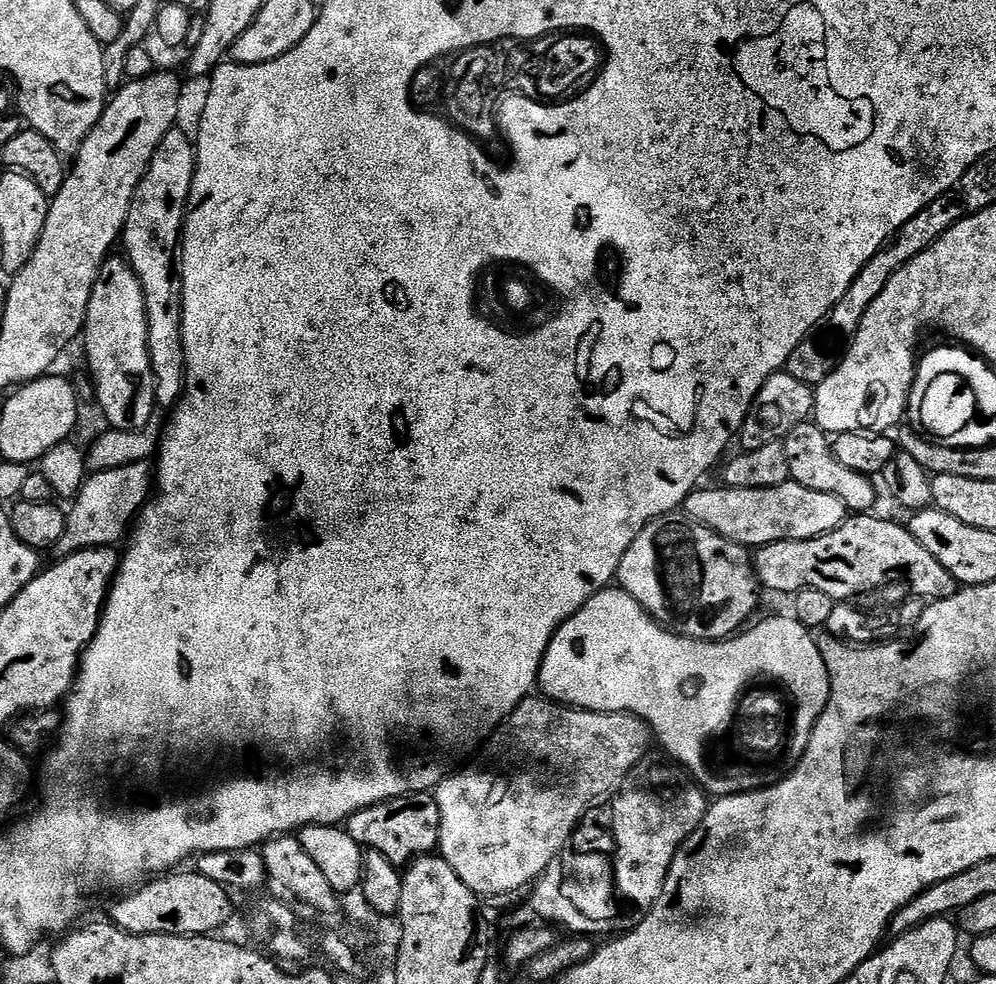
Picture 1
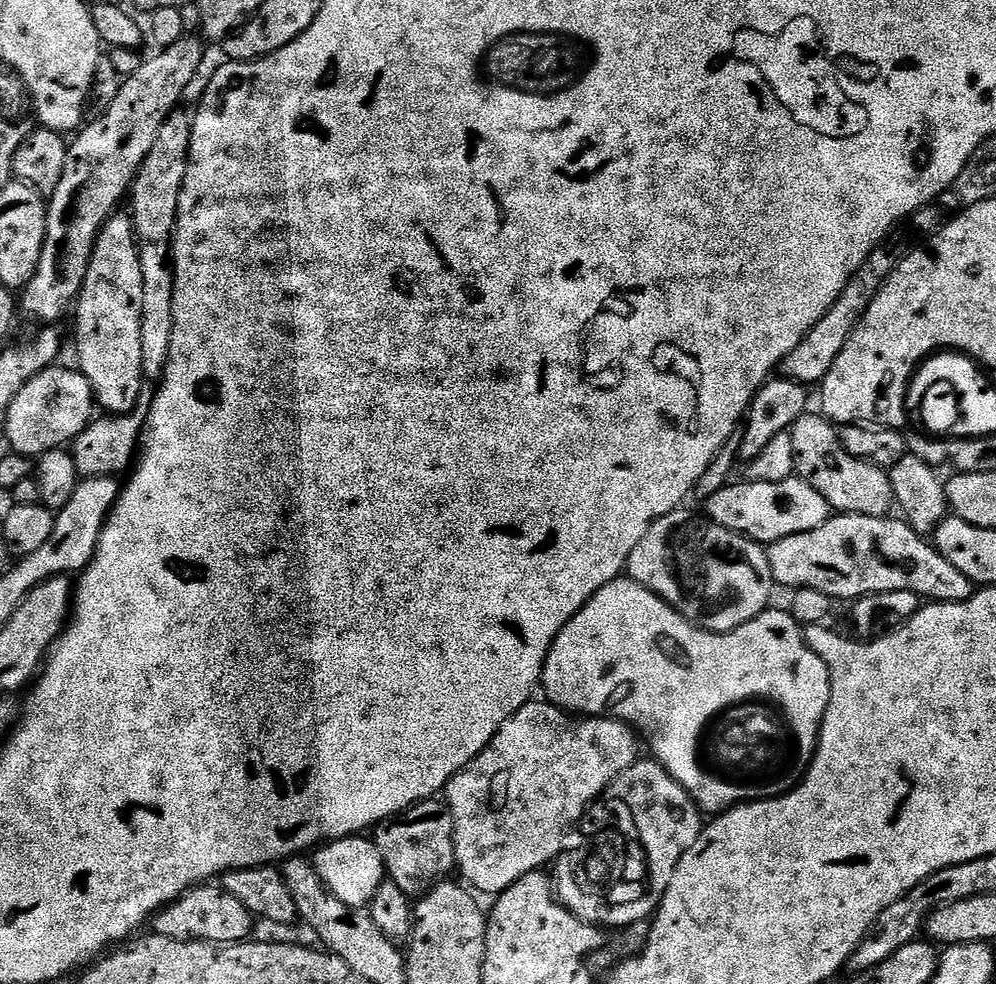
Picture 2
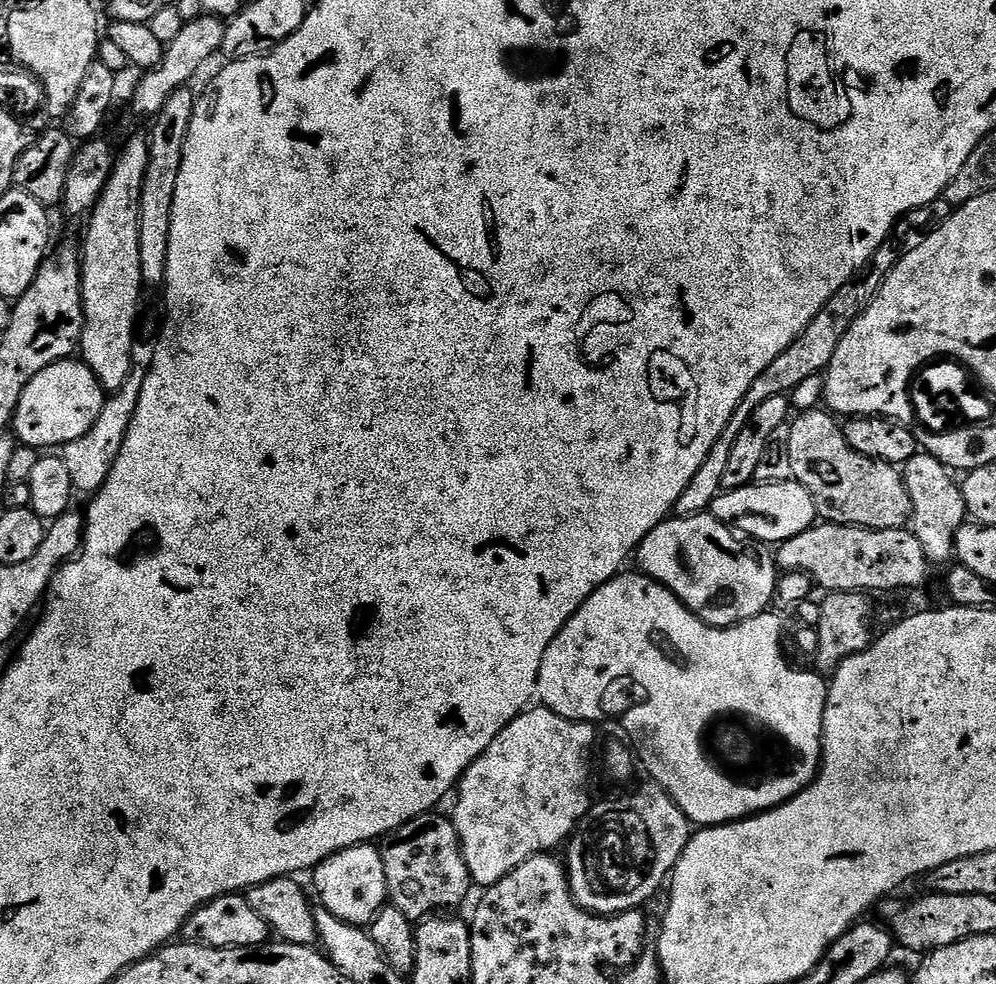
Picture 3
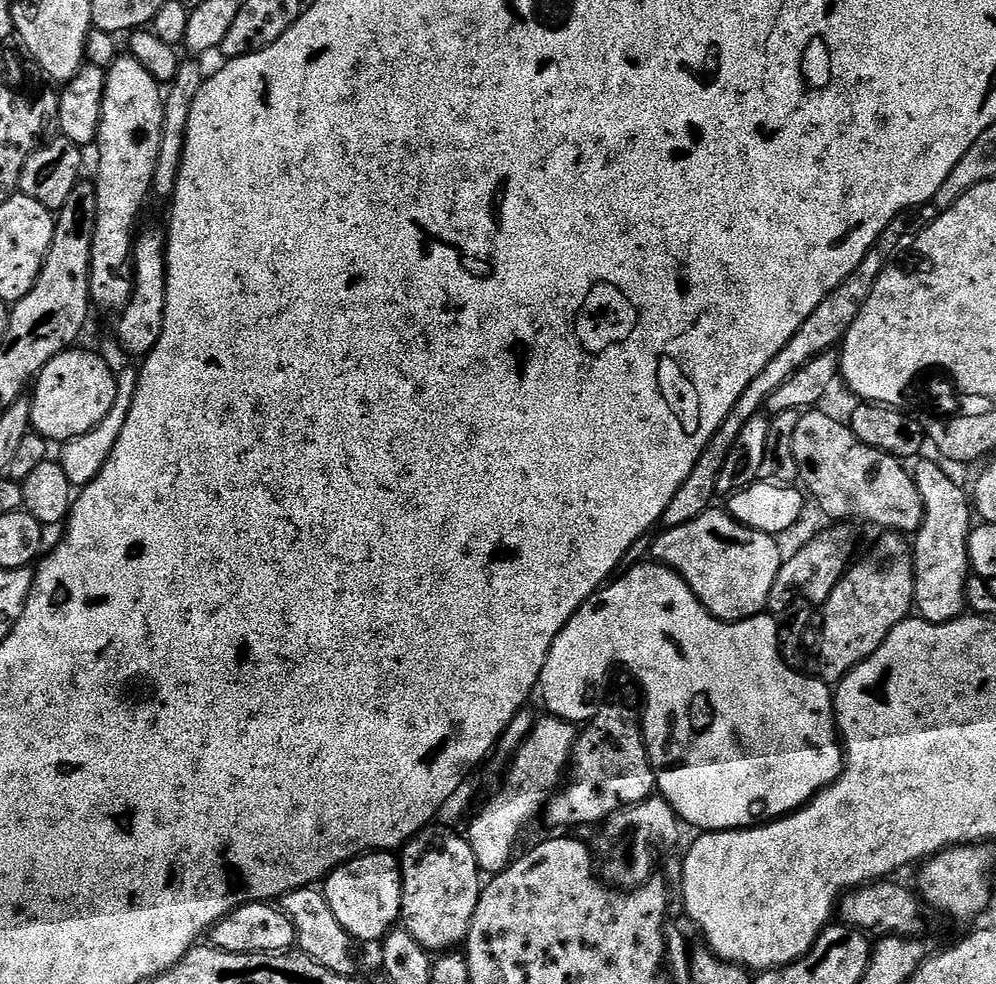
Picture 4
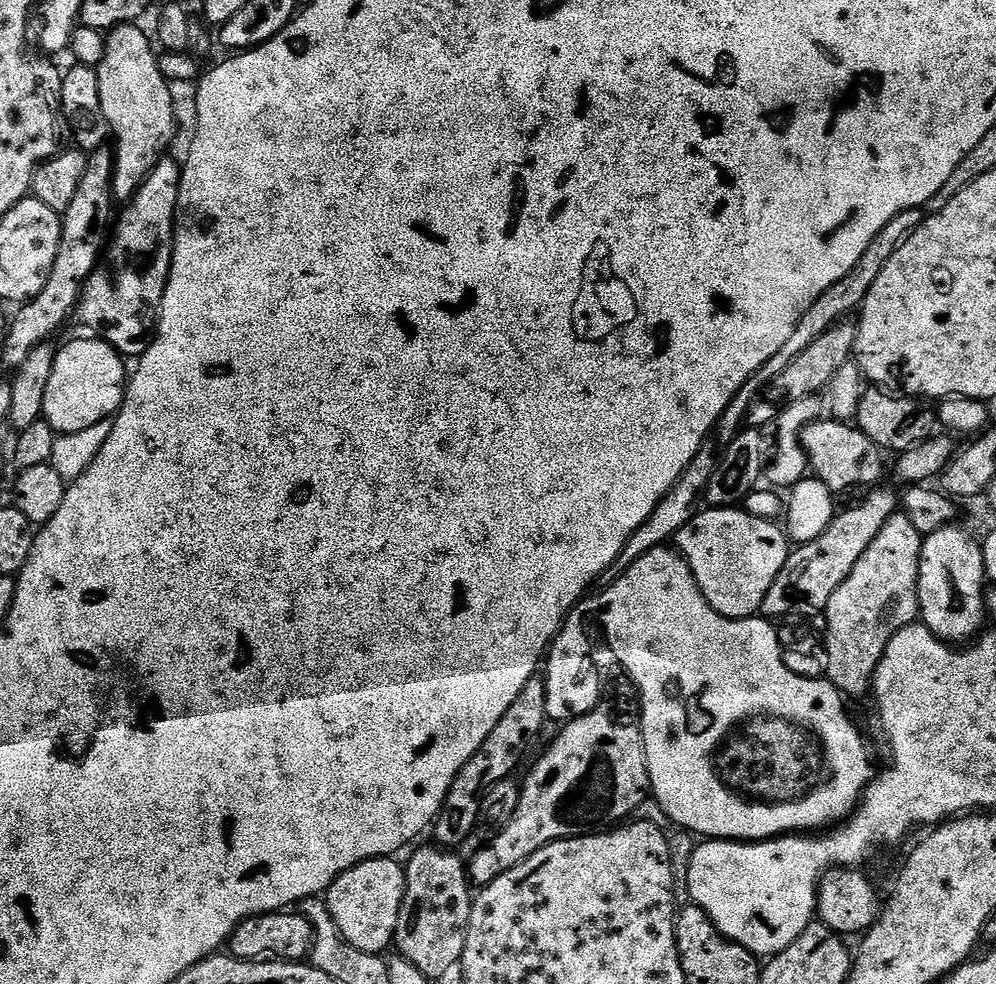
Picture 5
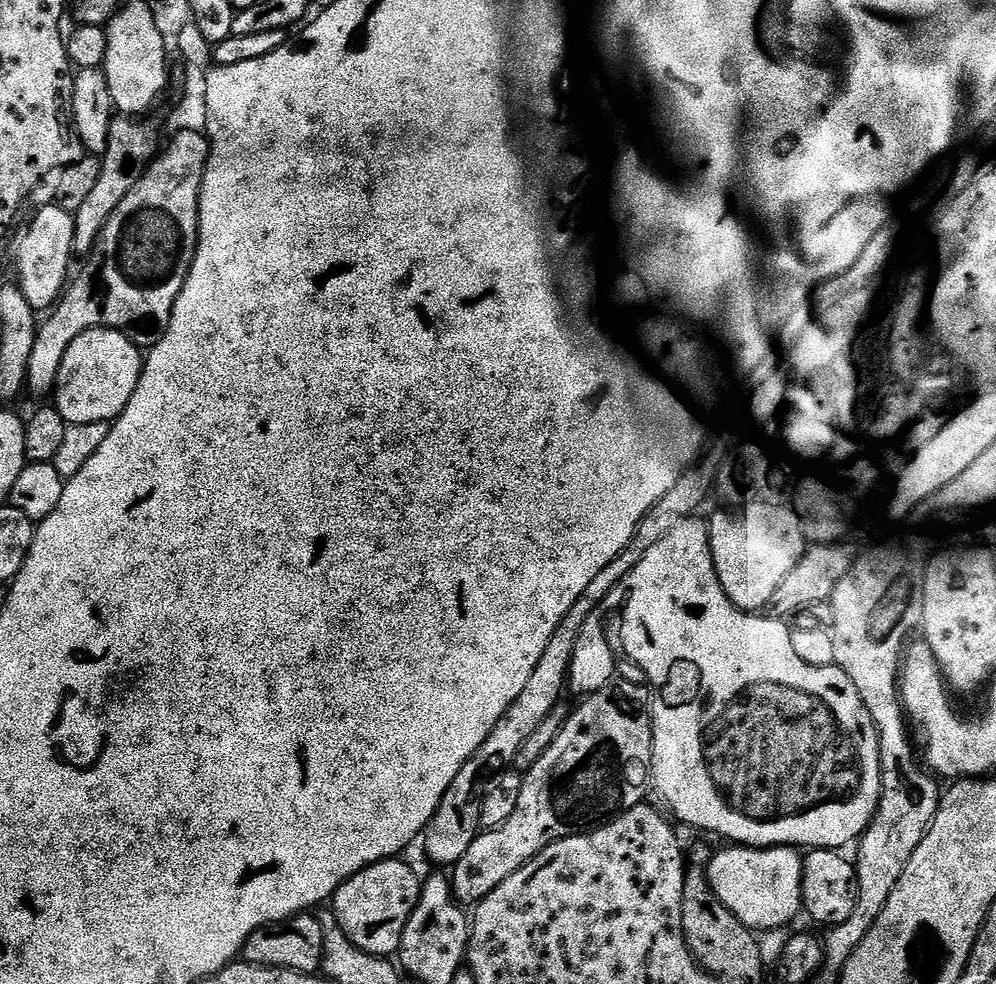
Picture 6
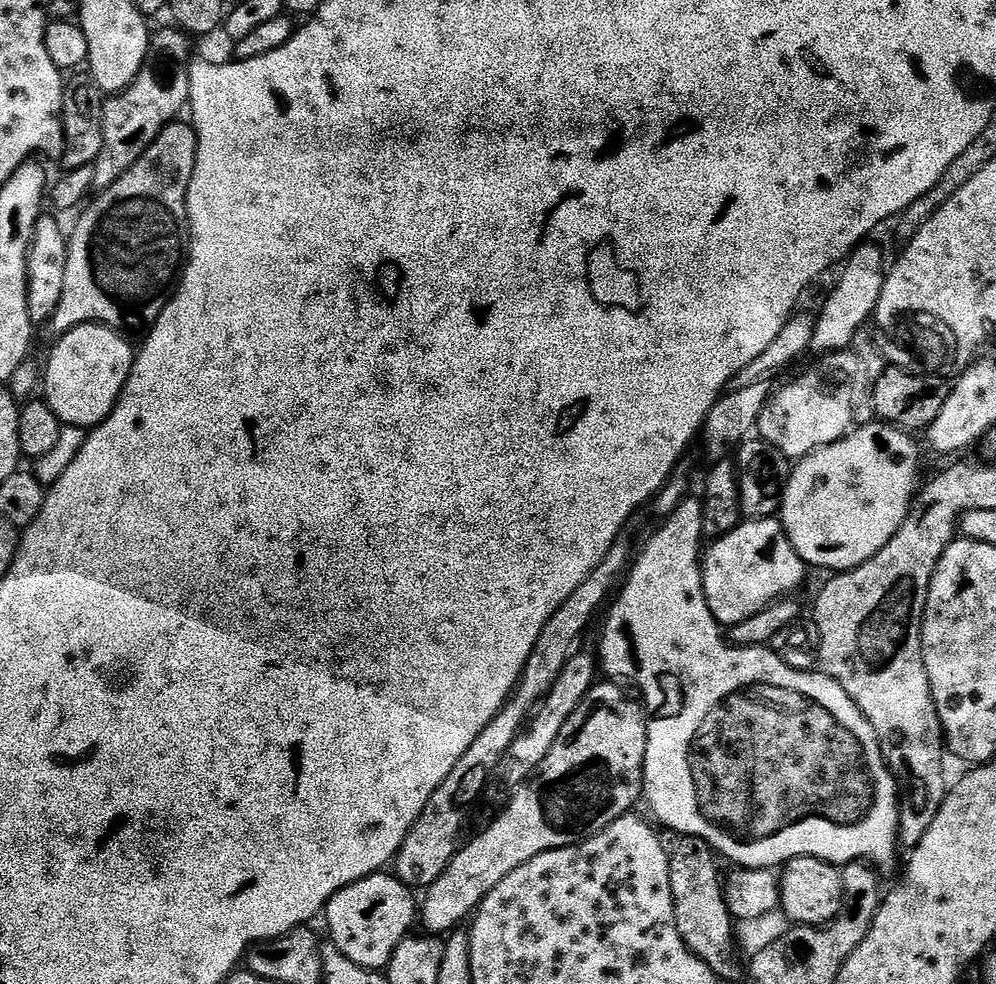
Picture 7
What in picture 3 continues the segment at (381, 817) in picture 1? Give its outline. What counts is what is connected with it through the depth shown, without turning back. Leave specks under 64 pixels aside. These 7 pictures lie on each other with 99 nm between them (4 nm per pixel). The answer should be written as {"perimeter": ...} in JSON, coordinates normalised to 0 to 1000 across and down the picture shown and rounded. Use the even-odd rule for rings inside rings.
{"perimeter":[[[437,824],[429,825],[427,829],[416,831],[408,835],[396,846],[391,846],[385,855],[382,867],[384,876],[388,880],[388,896],[390,897],[390,915],[393,922],[404,925],[408,933],[415,937],[425,937],[447,925],[458,925],[462,918],[470,911],[470,905],[476,902],[474,890],[470,886],[466,865],[462,862],[462,850],[458,846],[458,838],[453,832],[438,829]]]}

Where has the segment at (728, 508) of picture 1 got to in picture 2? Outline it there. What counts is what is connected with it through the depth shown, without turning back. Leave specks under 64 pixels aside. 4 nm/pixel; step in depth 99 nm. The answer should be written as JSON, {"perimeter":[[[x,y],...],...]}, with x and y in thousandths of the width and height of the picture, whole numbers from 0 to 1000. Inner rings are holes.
{"perimeter":[[[805,487],[785,490],[732,490],[721,502],[710,505],[709,524],[716,533],[723,533],[742,545],[760,551],[774,551],[793,547],[793,543],[805,543],[817,539],[833,527],[829,506]]]}

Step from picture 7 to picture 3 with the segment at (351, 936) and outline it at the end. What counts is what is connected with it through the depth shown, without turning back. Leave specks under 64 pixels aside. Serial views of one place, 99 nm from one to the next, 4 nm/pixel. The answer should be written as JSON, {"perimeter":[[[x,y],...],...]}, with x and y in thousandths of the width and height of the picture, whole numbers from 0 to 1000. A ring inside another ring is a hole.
{"perimeter":[[[377,857],[357,858],[353,862],[343,864],[335,868],[330,874],[325,874],[315,884],[317,890],[317,902],[321,905],[320,918],[331,929],[335,929],[341,935],[358,941],[372,940],[373,934],[383,927],[390,915],[390,897],[388,896],[388,880],[384,876],[382,862]]]}

